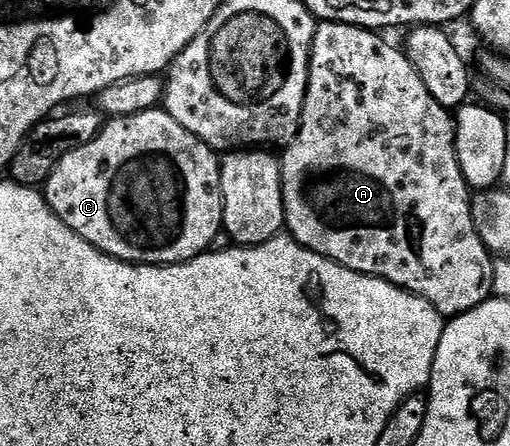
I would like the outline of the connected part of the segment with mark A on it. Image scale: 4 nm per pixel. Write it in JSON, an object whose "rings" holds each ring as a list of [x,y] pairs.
{"rings":[[[321,21],[316,28],[316,35],[312,41],[312,55],[308,61],[308,91],[306,92],[306,100],[304,101],[304,111],[300,117],[300,131],[294,136],[294,140],[288,143],[282,154],[280,163],[280,175],[282,176],[282,196],[284,197],[284,224],[287,233],[295,238],[300,245],[313,250],[316,254],[321,254],[324,258],[329,258],[332,262],[337,262],[339,266],[350,268],[359,274],[371,274],[374,278],[385,278],[386,281],[392,282],[399,286],[402,290],[408,290],[412,294],[417,294],[420,298],[425,298],[430,304],[434,304],[434,308],[438,313],[445,316],[455,316],[464,314],[467,310],[473,310],[478,304],[487,302],[492,294],[492,268],[494,265],[493,255],[487,246],[480,239],[480,233],[476,231],[476,225],[472,219],[472,200],[470,197],[470,187],[468,181],[462,176],[462,168],[458,164],[458,156],[456,155],[456,124],[453,115],[442,104],[438,104],[438,100],[434,100],[434,96],[430,96],[430,92],[426,88],[426,84],[422,84],[422,76],[418,76],[418,72],[414,68],[414,64],[410,64],[407,53],[403,49],[400,50],[396,46],[391,46],[377,31],[365,30],[362,26],[351,26],[345,22],[326,22]]]}

